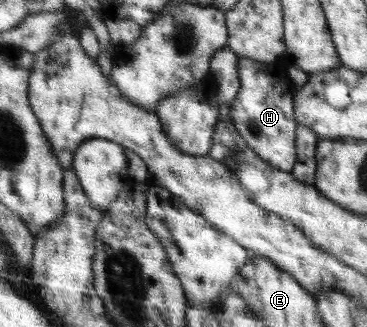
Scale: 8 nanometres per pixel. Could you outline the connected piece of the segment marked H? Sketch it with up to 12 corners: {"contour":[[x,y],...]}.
{"contour":[[239,56],[229,116],[263,161],[297,161],[293,88],[283,62]]}

